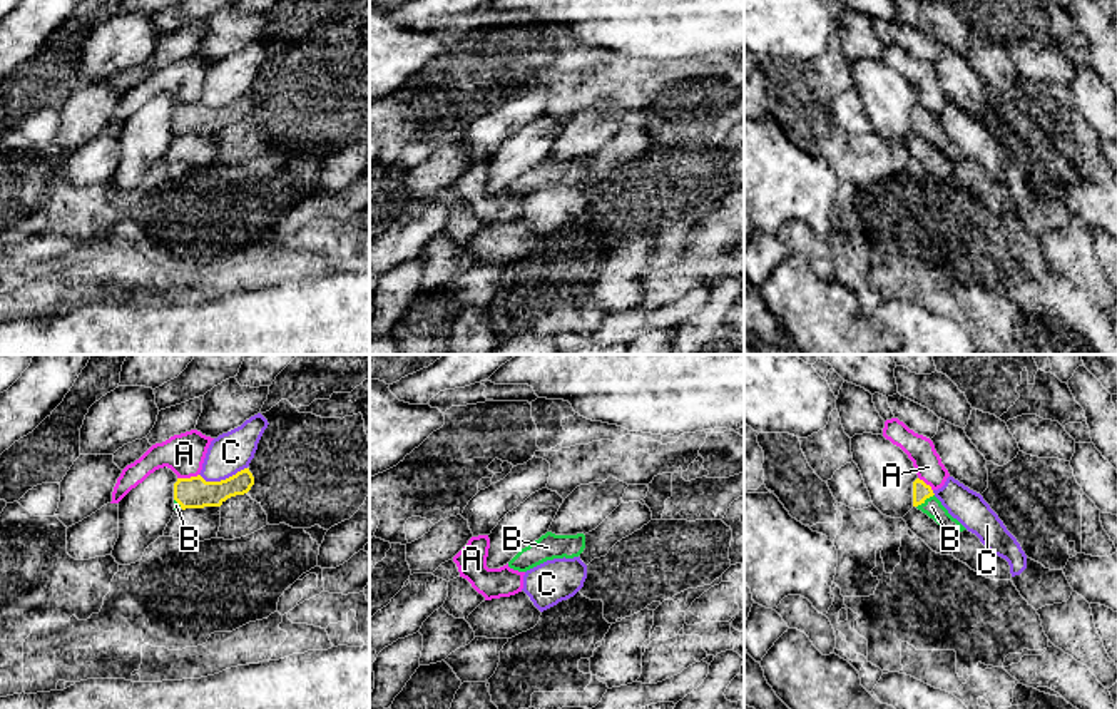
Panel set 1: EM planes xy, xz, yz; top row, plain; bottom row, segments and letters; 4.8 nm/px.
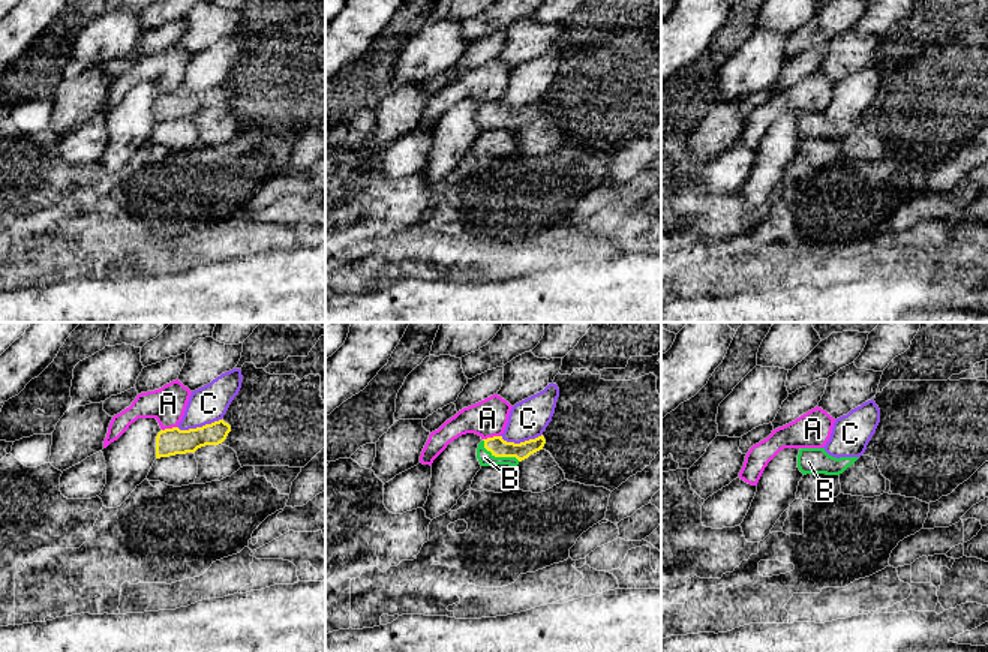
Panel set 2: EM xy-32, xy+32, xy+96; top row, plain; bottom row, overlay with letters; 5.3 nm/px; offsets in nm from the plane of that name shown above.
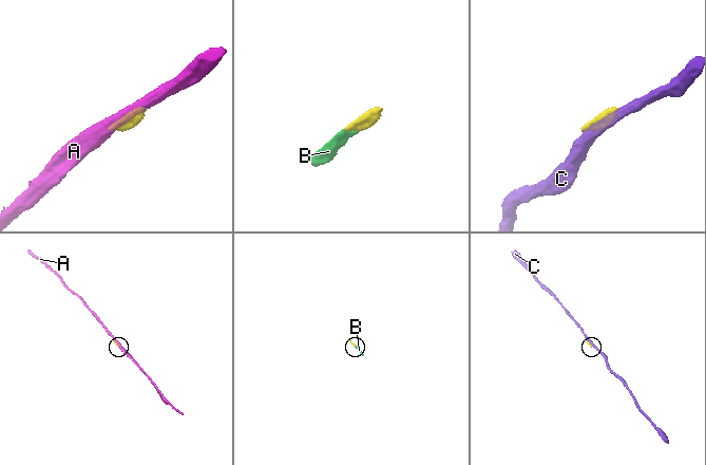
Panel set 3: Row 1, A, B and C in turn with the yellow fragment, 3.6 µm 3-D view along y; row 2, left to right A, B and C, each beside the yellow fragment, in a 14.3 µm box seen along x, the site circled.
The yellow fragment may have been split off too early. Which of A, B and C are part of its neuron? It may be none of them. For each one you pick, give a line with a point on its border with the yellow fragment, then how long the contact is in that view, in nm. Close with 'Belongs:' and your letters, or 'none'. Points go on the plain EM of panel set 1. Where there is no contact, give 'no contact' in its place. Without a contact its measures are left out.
B: yz (925, 124) | 110 nm
Belongs: B

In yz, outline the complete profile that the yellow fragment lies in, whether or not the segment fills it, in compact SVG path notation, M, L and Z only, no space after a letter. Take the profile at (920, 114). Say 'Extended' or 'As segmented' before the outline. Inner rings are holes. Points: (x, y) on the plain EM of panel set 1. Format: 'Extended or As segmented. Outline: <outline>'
Extended. Outline: M920 104L913 107L913 132L926 139L951 161L967 156L956 144L948 139L948 135L935 122L931 112Z

